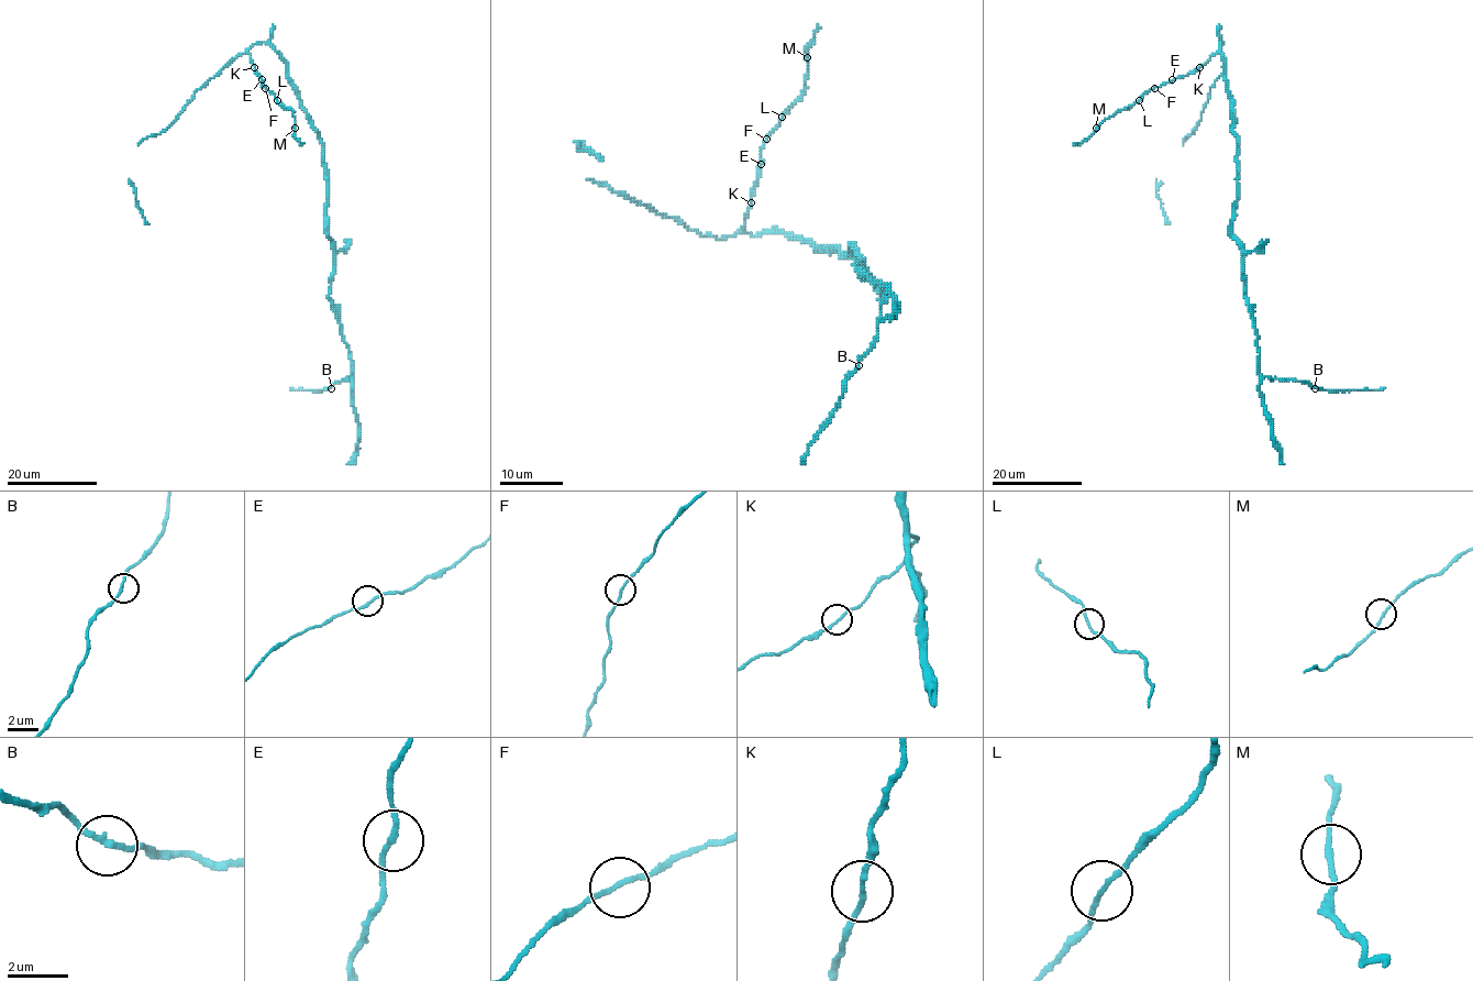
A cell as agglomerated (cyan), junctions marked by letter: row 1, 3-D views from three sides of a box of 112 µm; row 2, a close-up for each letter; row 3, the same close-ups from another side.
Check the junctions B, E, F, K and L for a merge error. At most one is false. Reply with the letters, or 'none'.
none

